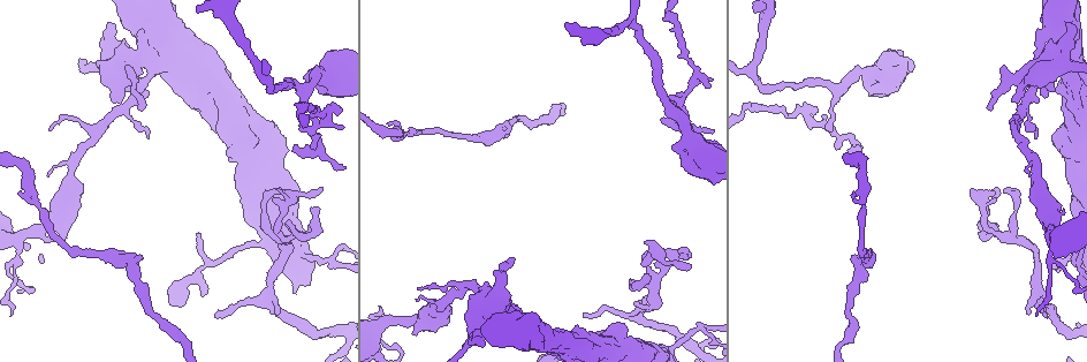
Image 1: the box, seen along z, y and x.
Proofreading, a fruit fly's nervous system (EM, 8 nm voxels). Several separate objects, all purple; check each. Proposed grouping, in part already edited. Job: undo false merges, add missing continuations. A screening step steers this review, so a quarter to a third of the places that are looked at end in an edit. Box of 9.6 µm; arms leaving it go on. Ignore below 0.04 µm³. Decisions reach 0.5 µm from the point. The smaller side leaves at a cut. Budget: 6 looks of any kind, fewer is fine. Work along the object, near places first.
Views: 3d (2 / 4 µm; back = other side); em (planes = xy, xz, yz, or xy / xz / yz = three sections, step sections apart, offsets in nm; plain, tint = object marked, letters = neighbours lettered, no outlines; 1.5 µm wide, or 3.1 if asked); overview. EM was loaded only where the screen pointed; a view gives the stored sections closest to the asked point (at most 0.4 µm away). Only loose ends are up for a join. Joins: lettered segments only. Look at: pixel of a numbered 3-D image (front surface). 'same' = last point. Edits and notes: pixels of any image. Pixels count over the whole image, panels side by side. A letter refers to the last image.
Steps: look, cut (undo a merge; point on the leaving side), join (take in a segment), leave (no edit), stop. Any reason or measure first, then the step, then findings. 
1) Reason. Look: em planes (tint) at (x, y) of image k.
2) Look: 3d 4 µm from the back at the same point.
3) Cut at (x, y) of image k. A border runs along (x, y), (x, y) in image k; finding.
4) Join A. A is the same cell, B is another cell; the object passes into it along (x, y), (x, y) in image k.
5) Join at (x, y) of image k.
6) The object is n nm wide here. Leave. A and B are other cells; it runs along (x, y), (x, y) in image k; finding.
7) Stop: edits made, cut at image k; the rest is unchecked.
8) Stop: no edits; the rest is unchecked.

Branch stops here. Look: 3d 2 µm at (214, 317) of image 1.

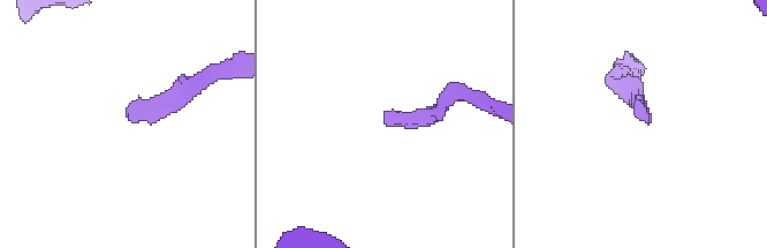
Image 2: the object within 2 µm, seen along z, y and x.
Look: em xy step 4 (tint) at (383, 113) of image 2.

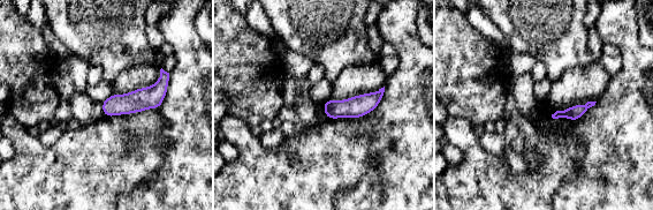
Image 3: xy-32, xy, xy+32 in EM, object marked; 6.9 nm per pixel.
Look: em planes (letters) at the same point.

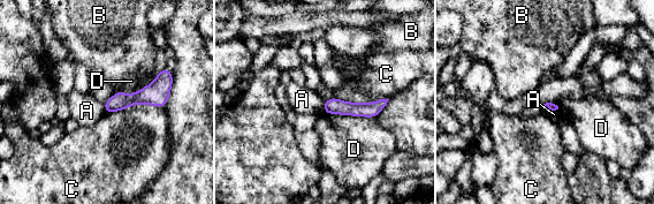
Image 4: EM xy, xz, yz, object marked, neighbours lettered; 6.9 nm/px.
Leave. A, B, C and D are other cells; it runs along (168, 78), (152, 95), (107, 108) in image 4; no lettered segment goes on from it.

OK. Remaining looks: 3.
Thin end. Look: em planes (letters) at (987, 207) of image 1.

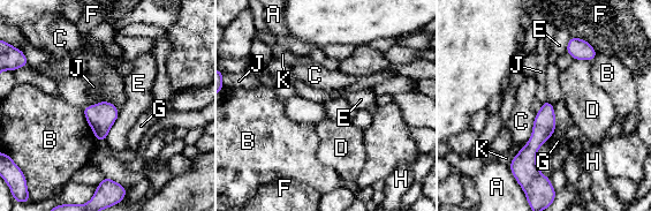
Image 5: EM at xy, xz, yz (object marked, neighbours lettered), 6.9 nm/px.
The object is 140 nm wide here. Leave. A, B, C, D, E, F, G, H, J and K are other cells; it runs along (546, 104), (530, 149), (535, 170) in image 5; no lettered segment goes on from it.

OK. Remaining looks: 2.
Abrupt turn. Look: em yz step 8 (letters) at (677, 97) of image 1.

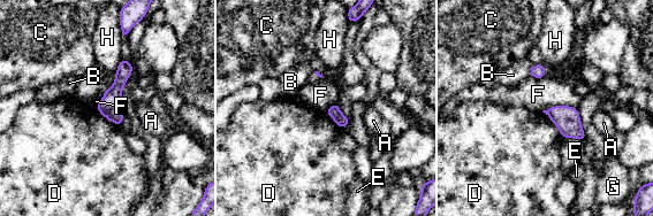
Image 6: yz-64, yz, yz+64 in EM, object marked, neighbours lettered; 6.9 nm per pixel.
Another direction. Look: em planes (letters) at the same point.

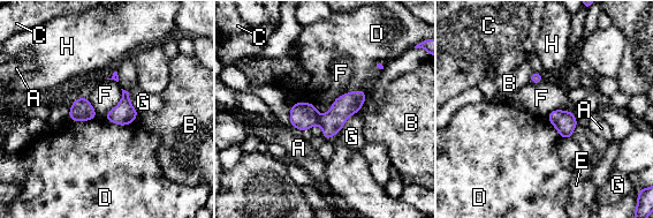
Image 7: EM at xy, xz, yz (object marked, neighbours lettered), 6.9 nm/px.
The object is 160 nm wide here. Cut at (346, 105) of image 7. A, B, C, D, E, F, G and H are other cells; a border runs along (319, 115), (317, 123) in image 7; two neurons meet here.

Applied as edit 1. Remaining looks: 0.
Stop: edits made, cut at image 7; the rest is unchecked.

